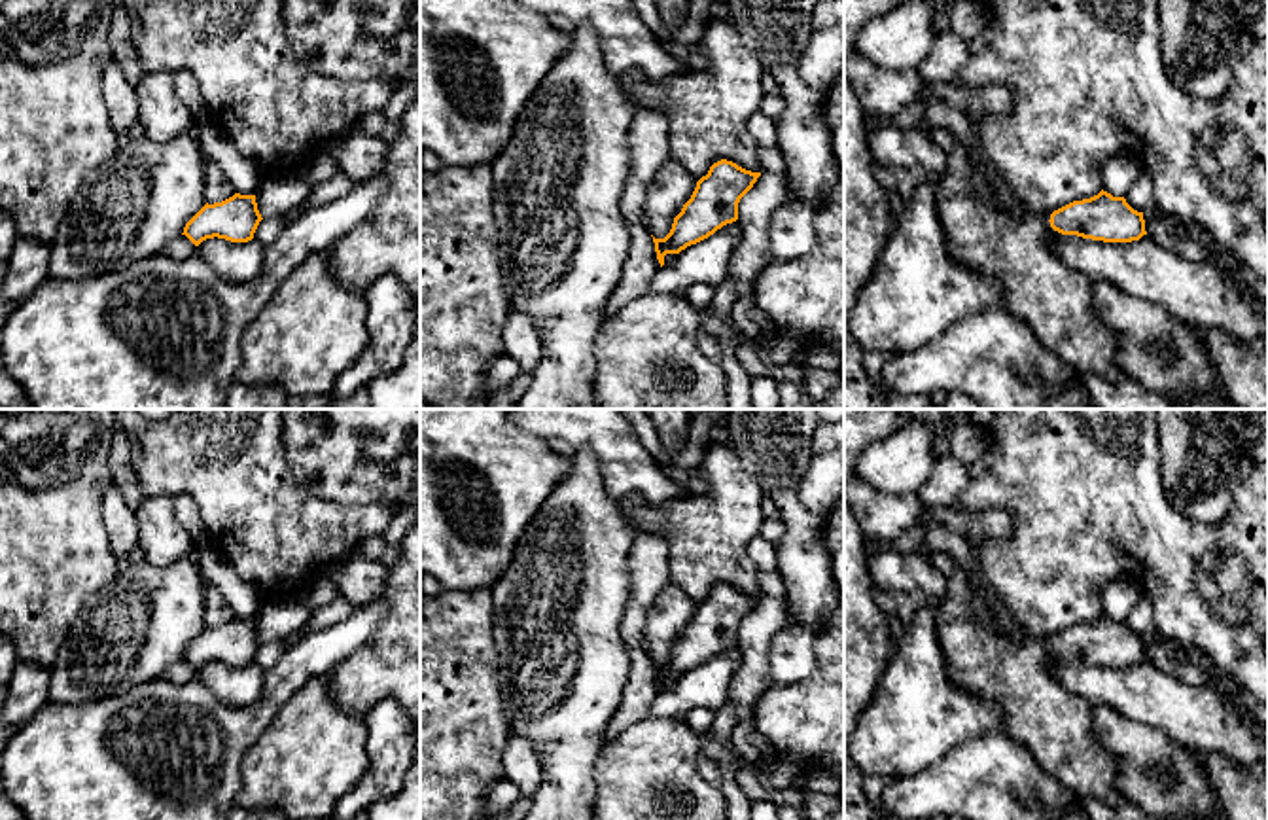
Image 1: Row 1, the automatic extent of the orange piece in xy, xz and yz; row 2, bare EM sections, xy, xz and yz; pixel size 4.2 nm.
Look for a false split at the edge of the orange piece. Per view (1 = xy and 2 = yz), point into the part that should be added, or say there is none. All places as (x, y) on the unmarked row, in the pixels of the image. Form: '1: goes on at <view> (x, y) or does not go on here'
1: does not go on here
2: does not go on here

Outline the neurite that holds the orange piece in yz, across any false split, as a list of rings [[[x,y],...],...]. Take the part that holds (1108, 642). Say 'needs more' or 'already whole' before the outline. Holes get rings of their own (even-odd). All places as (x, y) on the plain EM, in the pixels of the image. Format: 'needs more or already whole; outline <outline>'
already whole; outline [[[1103,614],[1054,634],[1048,646],[1062,659],[1103,667],[1132,667],[1147,659],[1143,636],[1134,634],[1124,621],[1113,621]]]

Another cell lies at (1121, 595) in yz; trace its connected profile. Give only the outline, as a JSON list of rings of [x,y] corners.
[[[1115,578],[1103,591],[1101,614],[1113,621],[1124,621],[1143,595],[1145,589],[1137,579]]]

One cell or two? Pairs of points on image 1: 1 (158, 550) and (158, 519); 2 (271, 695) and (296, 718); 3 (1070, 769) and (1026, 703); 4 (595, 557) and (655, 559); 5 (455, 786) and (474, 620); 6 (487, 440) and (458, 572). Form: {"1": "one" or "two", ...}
{"1": "one", "2": "two", "3": "one", "4": "two", "5": "one", "6": "one"}

